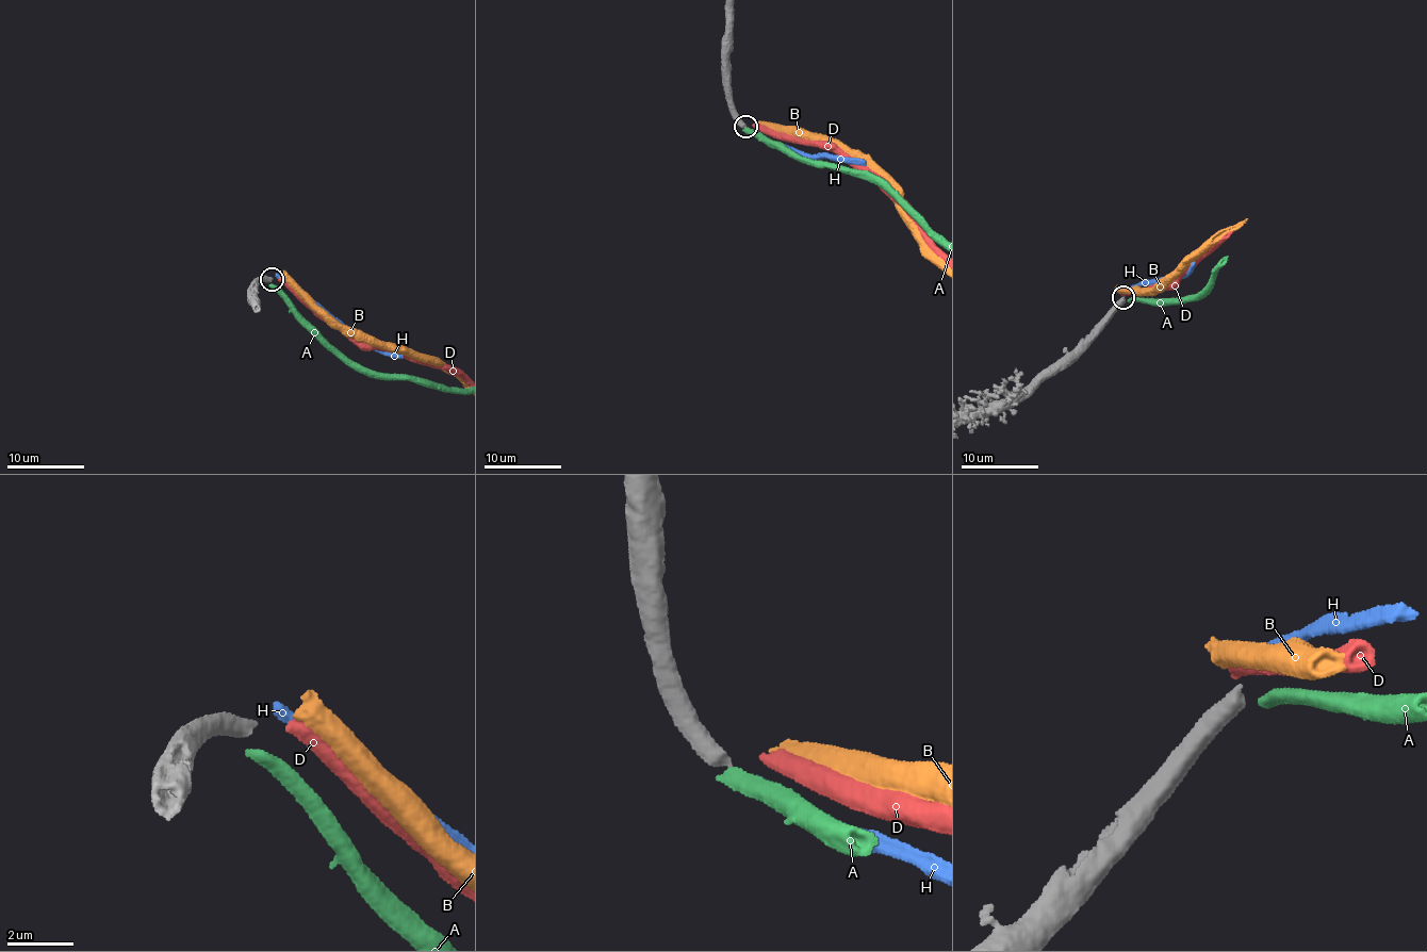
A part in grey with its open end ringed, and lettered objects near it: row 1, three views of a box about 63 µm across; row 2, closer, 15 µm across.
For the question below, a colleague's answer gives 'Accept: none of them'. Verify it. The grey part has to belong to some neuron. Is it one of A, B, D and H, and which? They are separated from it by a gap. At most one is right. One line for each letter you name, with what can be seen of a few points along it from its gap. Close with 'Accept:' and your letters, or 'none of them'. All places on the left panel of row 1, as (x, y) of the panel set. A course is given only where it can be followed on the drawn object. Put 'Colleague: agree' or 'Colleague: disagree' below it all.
Accept: D
Colleague: disagree

